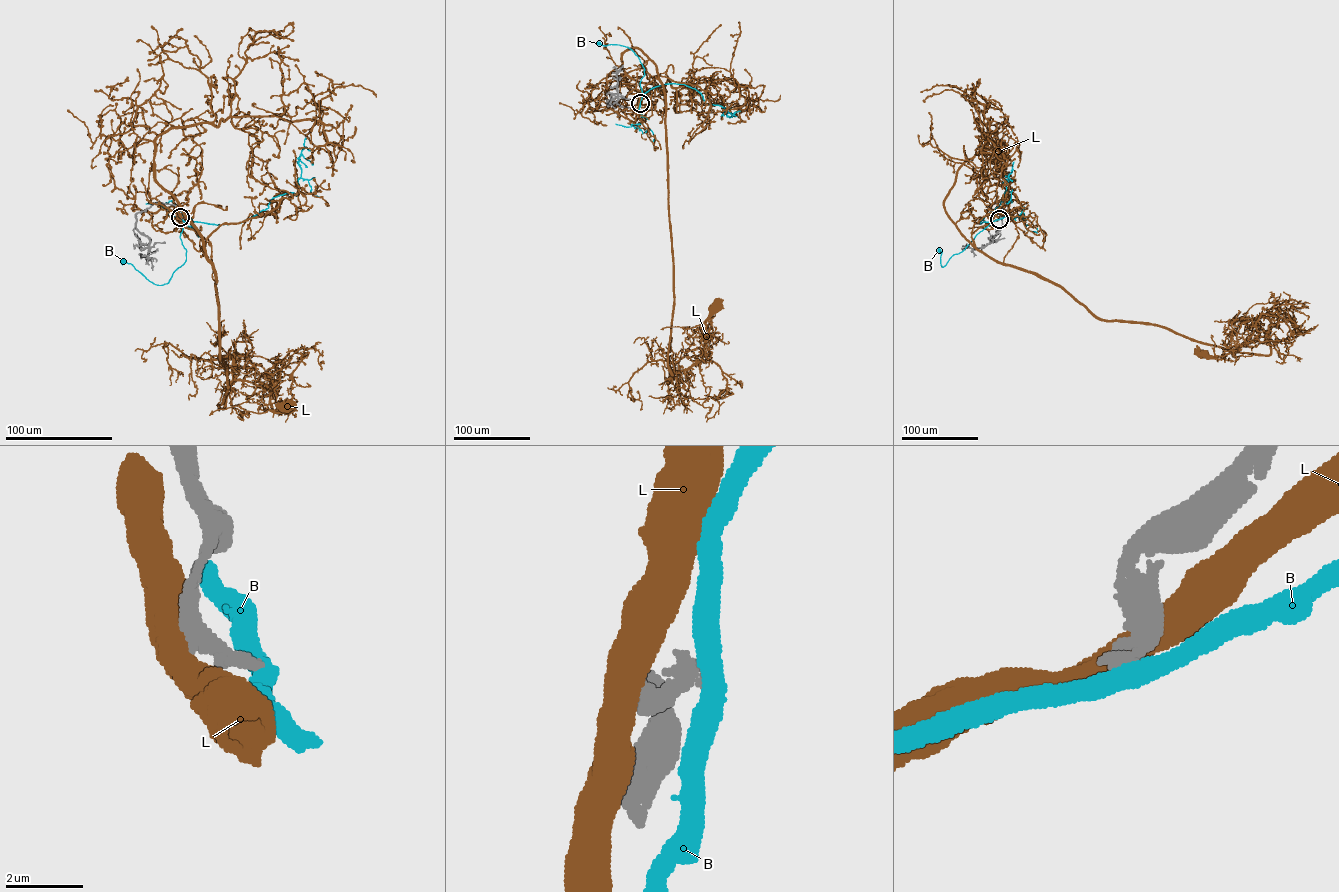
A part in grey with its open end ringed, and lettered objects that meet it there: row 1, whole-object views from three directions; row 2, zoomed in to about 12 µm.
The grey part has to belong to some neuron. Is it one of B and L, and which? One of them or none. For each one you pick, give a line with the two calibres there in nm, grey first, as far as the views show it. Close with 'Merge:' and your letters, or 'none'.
Merge: none

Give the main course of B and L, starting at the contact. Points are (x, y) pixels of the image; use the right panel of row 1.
B: (999, 219), (991, 221), (943, 267), (939, 250)
L: (1000, 218), (972, 233), (974, 245), (1100, 318), (1255, 354), (1270, 353), (1270, 339), (1204, 354)

